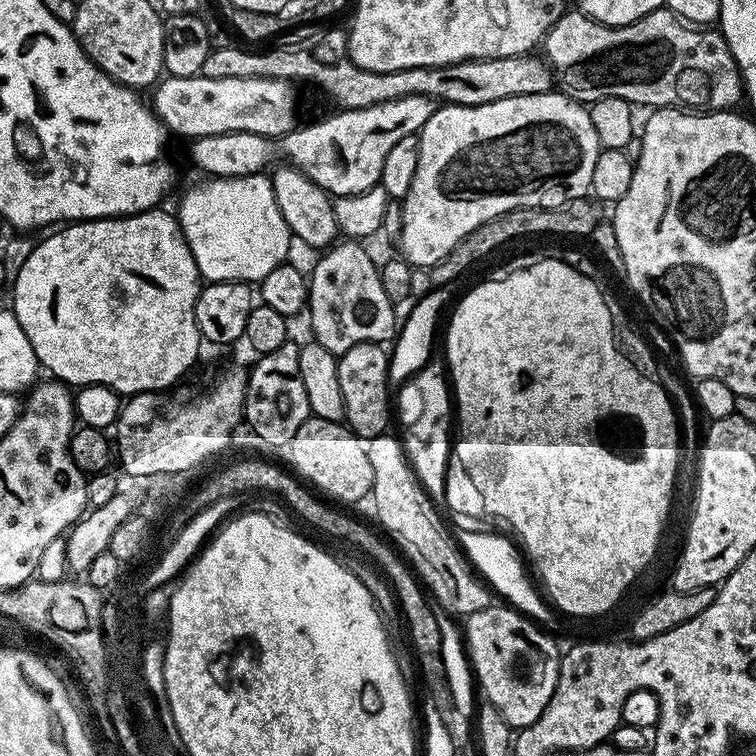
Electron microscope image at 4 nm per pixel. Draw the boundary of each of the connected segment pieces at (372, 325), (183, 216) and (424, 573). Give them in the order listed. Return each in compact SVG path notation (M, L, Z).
M344 238L331 245L323 253L324 256L312 268L312 276L308 280L308 303L306 305L306 316L312 319L312 332L315 343L326 346L335 356L340 357L346 354L346 350L359 344L383 345L384 340L391 341L398 332L398 316L392 309L393 297L389 296L384 289L384 282L381 273L378 271L378 264L372 261L372 256L363 248L363 243L355 239Z
M257 174L239 176L229 180L208 178L205 181L205 184L190 189L181 198L180 212L178 211L180 228L194 254L194 262L198 266L201 277L208 282L218 280L259 282L264 280L270 270L274 270L286 260L284 256L286 229L282 214L278 210L278 202L274 198L271 179L267 175Z
M385 434L367 441L366 447L374 470L370 500L376 503L376 516L381 526L400 543L399 551L414 565L415 575L423 581L434 600L436 595L435 603L440 603L459 618L489 607L494 599L489 585L474 571L453 533L448 533L443 518L436 513L439 512L437 505L432 503L424 485L416 479L403 443L397 437L395 440L392 434Z

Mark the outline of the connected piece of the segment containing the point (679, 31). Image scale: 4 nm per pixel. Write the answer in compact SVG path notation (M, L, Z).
M665 6L663 8L655 8L650 14L646 14L642 18L638 18L634 22L630 22L626 26L610 26L603 24L597 20L591 20L590 17L584 15L579 10L565 11L564 15L558 18L558 22L554 22L554 26L544 35L542 41L543 59L546 61L555 83L558 85L559 91L565 96L577 102L591 102L600 100L604 96L613 96L614 98L622 98L633 106L645 104L645 109L655 110L658 108L682 108L685 110L707 110L710 112L718 112L721 110L732 110L737 107L739 100L745 99L744 77L740 75L740 67L734 62L734 54L730 54L730 46L724 41L723 35L719 31L713 30L708 26L693 26L680 19L671 8Z

